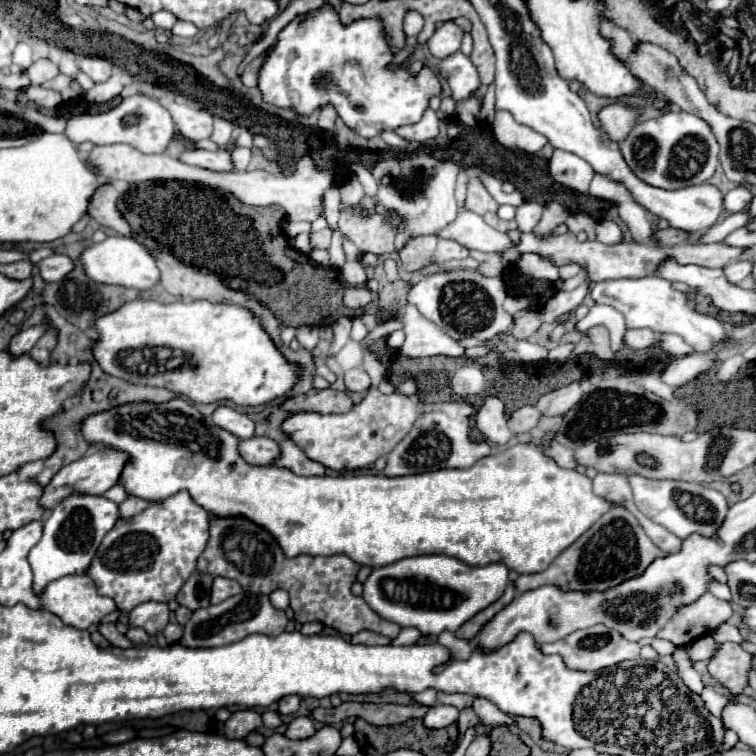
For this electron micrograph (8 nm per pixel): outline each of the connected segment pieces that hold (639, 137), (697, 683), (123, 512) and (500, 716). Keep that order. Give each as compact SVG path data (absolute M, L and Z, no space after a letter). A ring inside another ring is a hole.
M682 110L666 112L658 118L636 124L620 144L620 150L640 180L666 190L702 184L714 176L718 166L718 142L710 124Z
M676 648L676 650L672 652L672 658L674 658L674 664L676 664L676 668L678 668L678 676L684 680L684 684L686 684L692 692L700 694L700 690L704 688L704 684L702 684L702 680L700 680L700 674L694 670L694 664L692 664L692 660L688 658L686 648Z
M128 496L122 504L120 504L120 516L122 518L132 518L136 514L140 514L150 502L148 500L142 500L138 496Z
M476 698L474 700L474 712L476 712L476 716L478 716L478 720L480 720L480 724L484 724L484 726L490 726L490 728L494 728L494 726L504 726L504 724L512 724L512 716L508 716L508 714L504 714L504 712L500 712L490 700L482 700L482 698Z

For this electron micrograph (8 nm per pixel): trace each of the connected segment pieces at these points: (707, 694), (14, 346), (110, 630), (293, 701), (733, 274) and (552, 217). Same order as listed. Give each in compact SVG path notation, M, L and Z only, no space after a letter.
M706 686L706 690L702 692L702 700L706 702L706 708L708 708L714 716L720 716L720 712L722 712L724 704L726 704L728 700L734 700L734 696L732 696L732 698L728 698L724 690L722 690L722 694L720 694L720 692L716 692L714 688Z
M44 320L42 324L38 326L32 326L32 328L26 328L26 330L20 330L12 342L10 342L10 354L12 356L20 356L20 354L28 354L32 350L32 346L40 340L40 336L48 330L48 320Z
M100 624L98 630L100 630L100 634L102 634L112 646L118 646L118 648L130 648L130 646L132 646L132 642L130 642L124 634L118 632L116 624Z
M284 696L280 702L278 702L278 712L280 714L294 714L300 706L300 696Z
M734 262L734 264L728 264L726 268L724 268L724 274L726 274L726 278L730 280L730 282L740 282L740 280L744 280L748 274L752 272L752 264L750 262Z
M552 200L552 202L548 202L548 204L544 206L544 216L542 216L540 224L536 226L536 232L538 232L538 234L546 234L546 232L550 232L554 226L566 222L568 216L570 216L568 208L562 206L560 202Z

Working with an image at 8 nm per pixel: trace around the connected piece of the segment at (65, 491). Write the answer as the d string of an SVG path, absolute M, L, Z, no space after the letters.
M98 444L88 449L88 454L68 466L64 466L54 478L52 482L44 488L44 496L40 500L40 504L48 510L52 510L60 500L64 500L66 496L74 494L74 492L82 492L82 494L104 494L106 490L110 490L112 486L116 486L120 482L122 470L124 466L130 462L130 456L126 452L118 452L112 450L106 445Z

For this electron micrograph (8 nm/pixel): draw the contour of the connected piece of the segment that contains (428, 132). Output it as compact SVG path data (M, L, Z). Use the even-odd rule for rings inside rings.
M426 108L422 114L422 120L418 124L406 124L402 128L396 128L396 134L406 138L406 140L416 140L416 142L426 142L430 138L436 138L439 134L440 120L434 110Z

